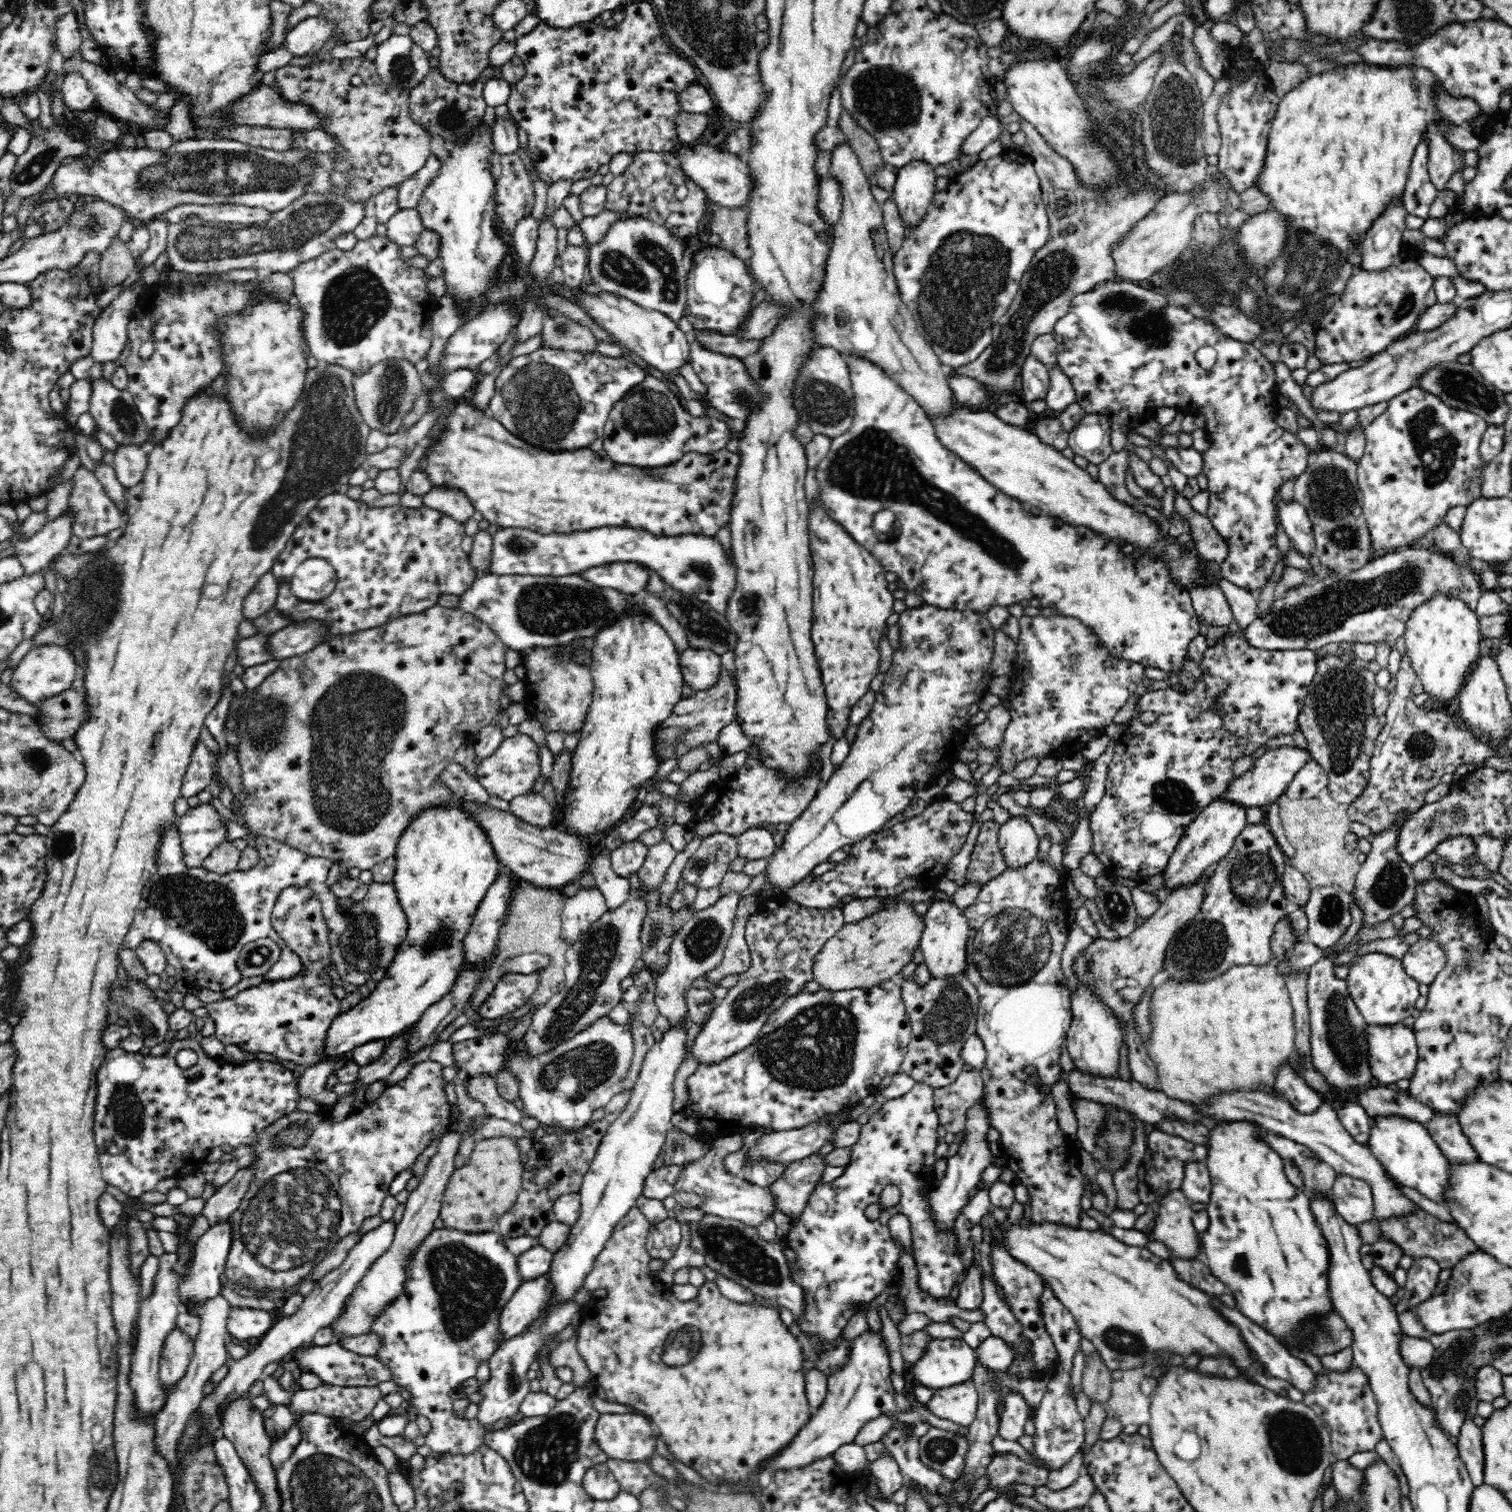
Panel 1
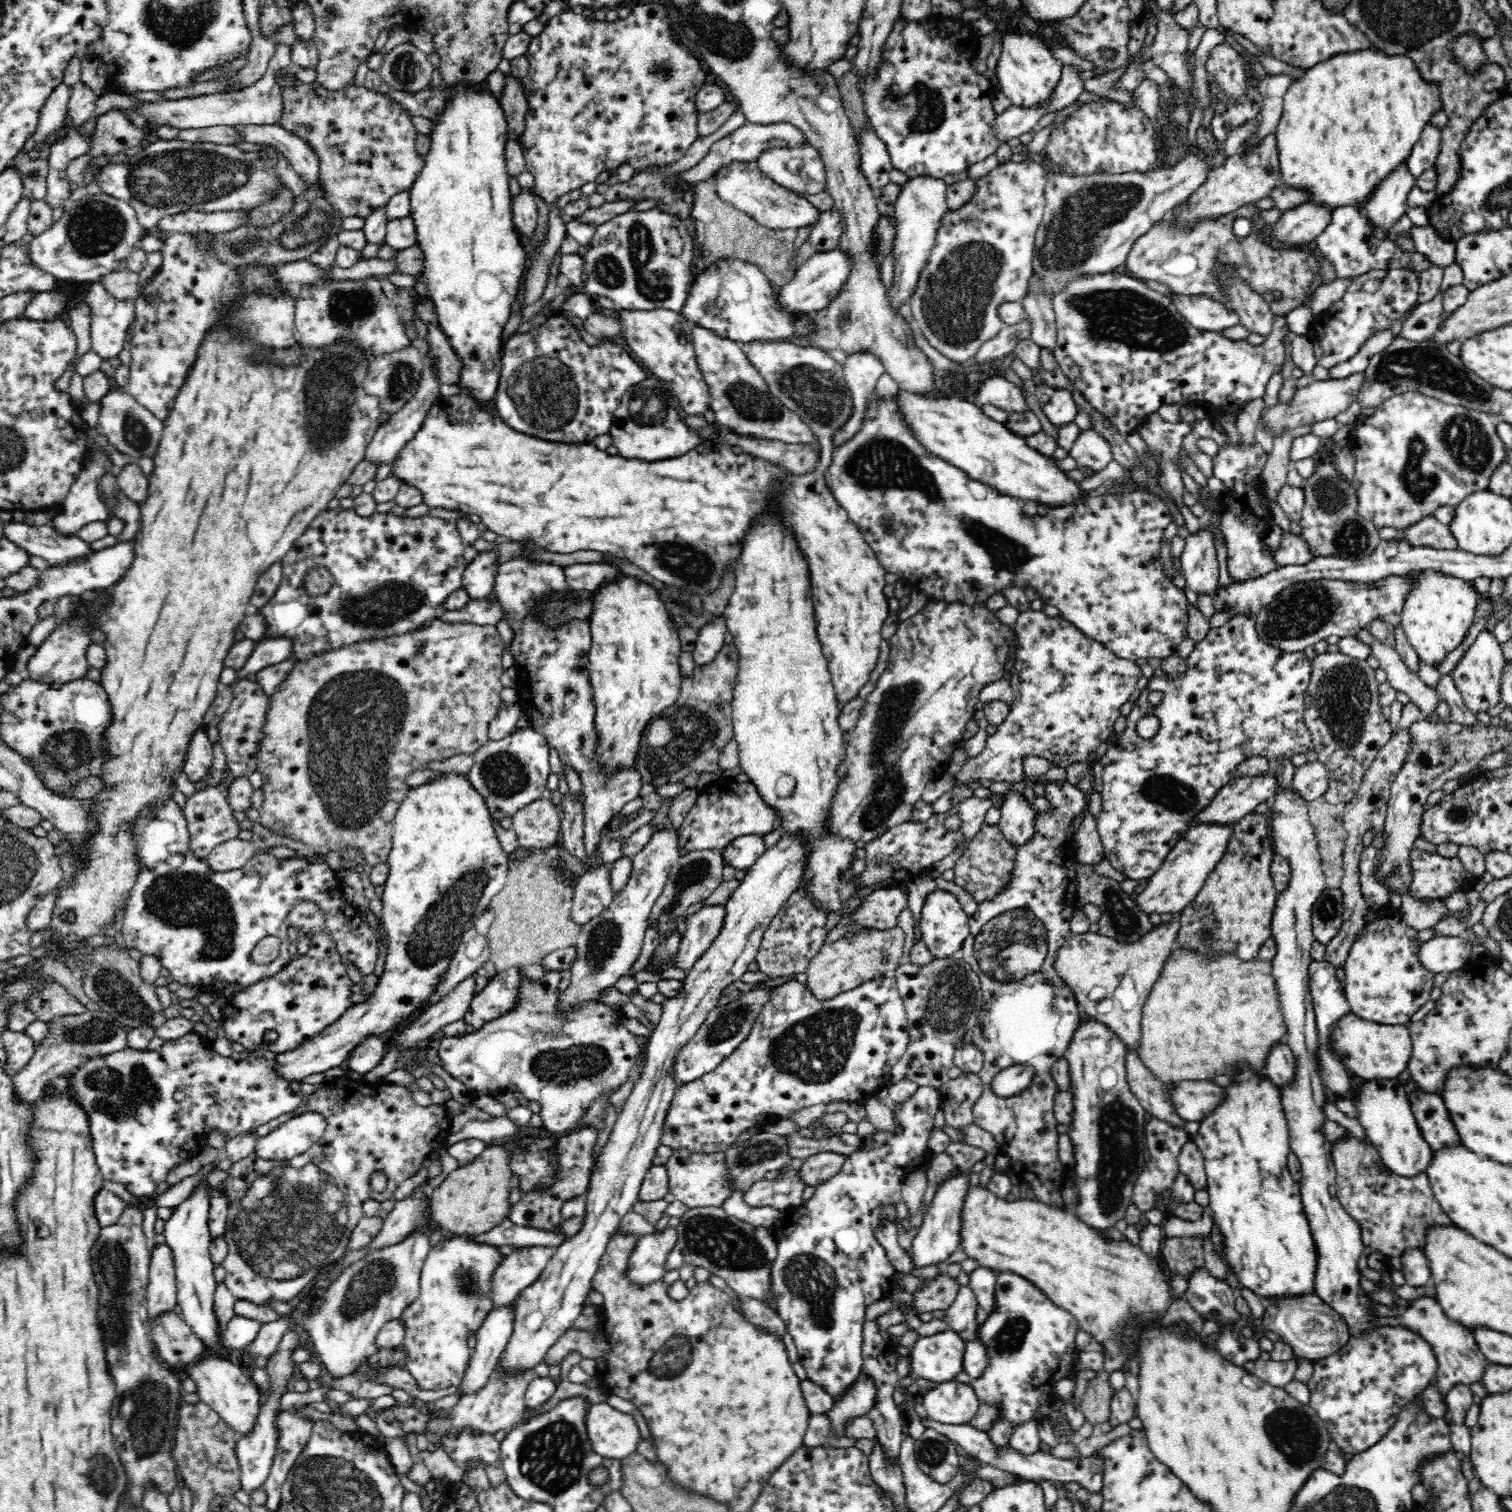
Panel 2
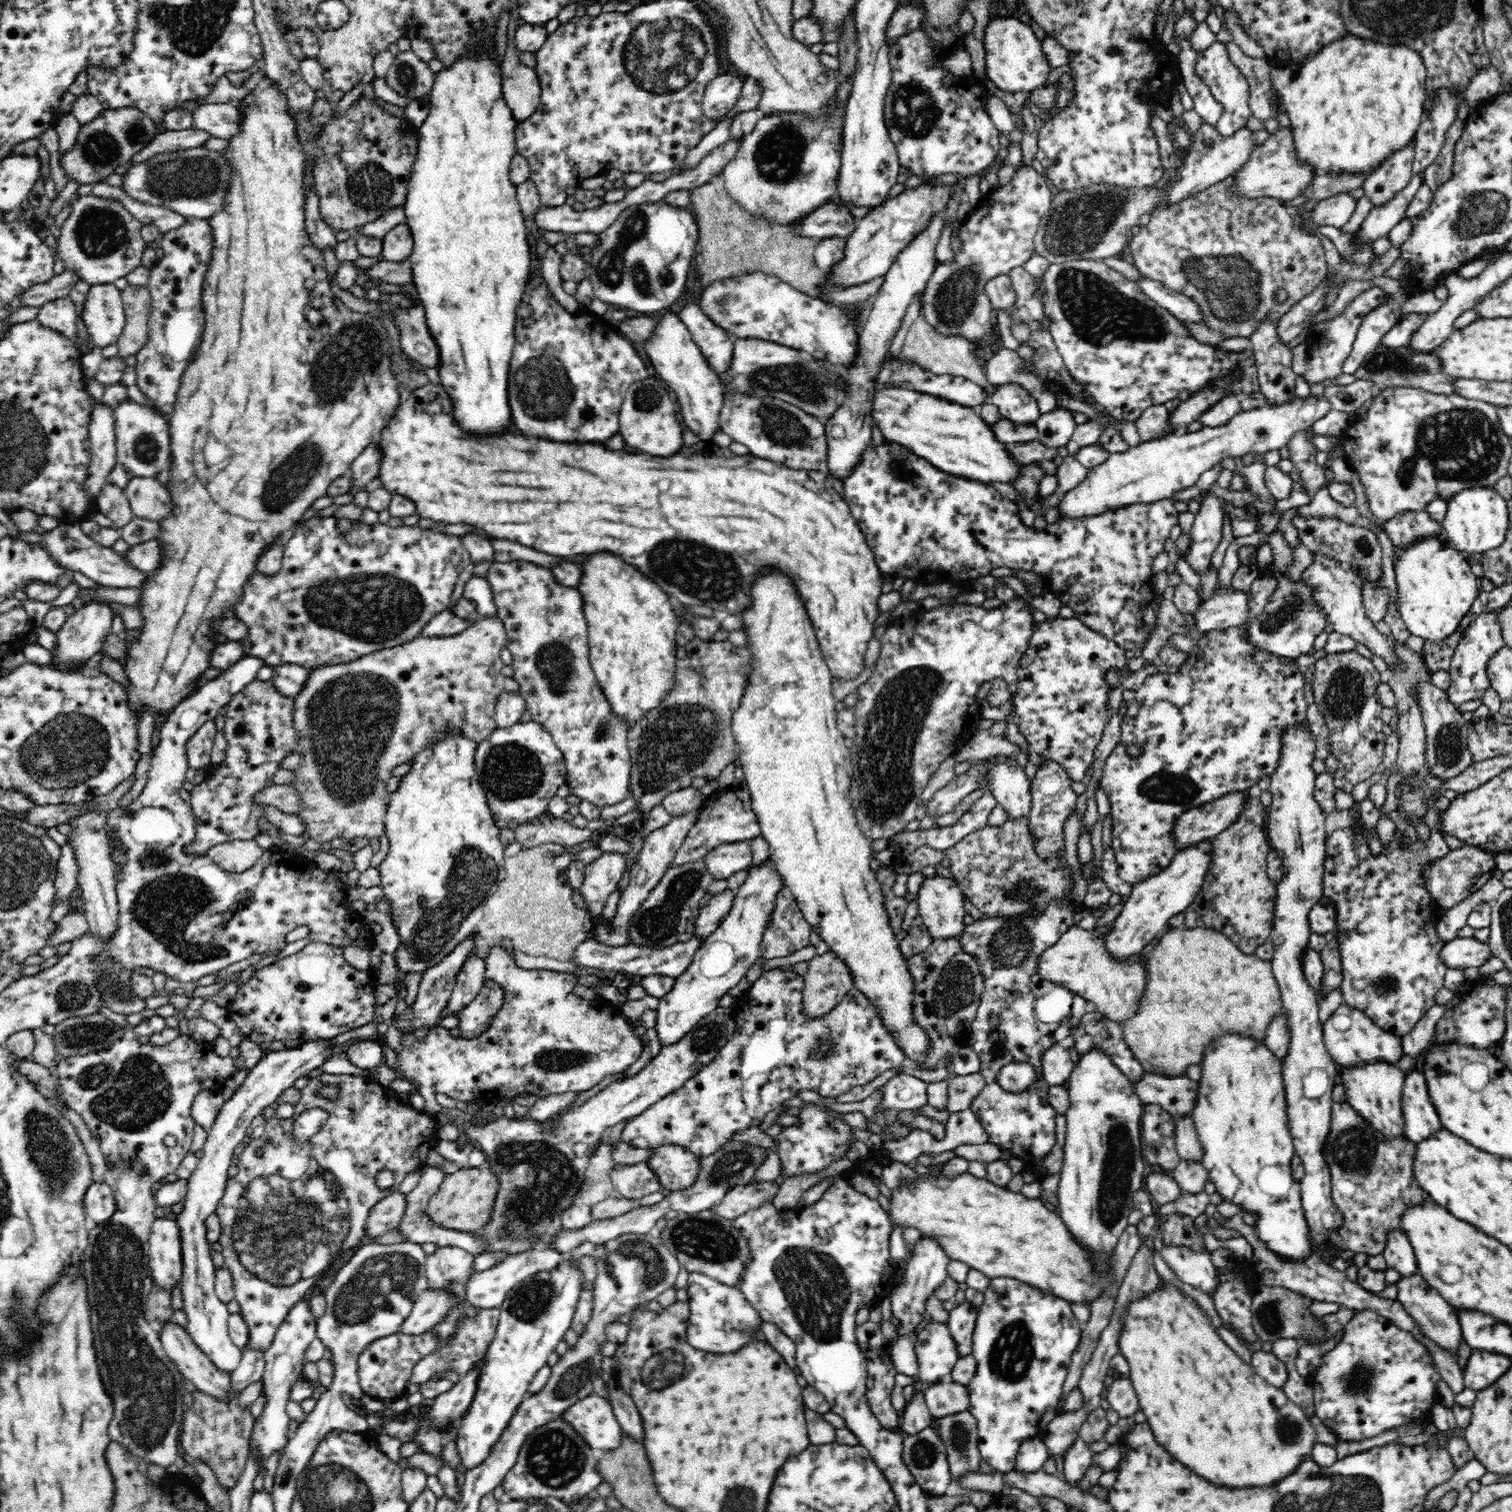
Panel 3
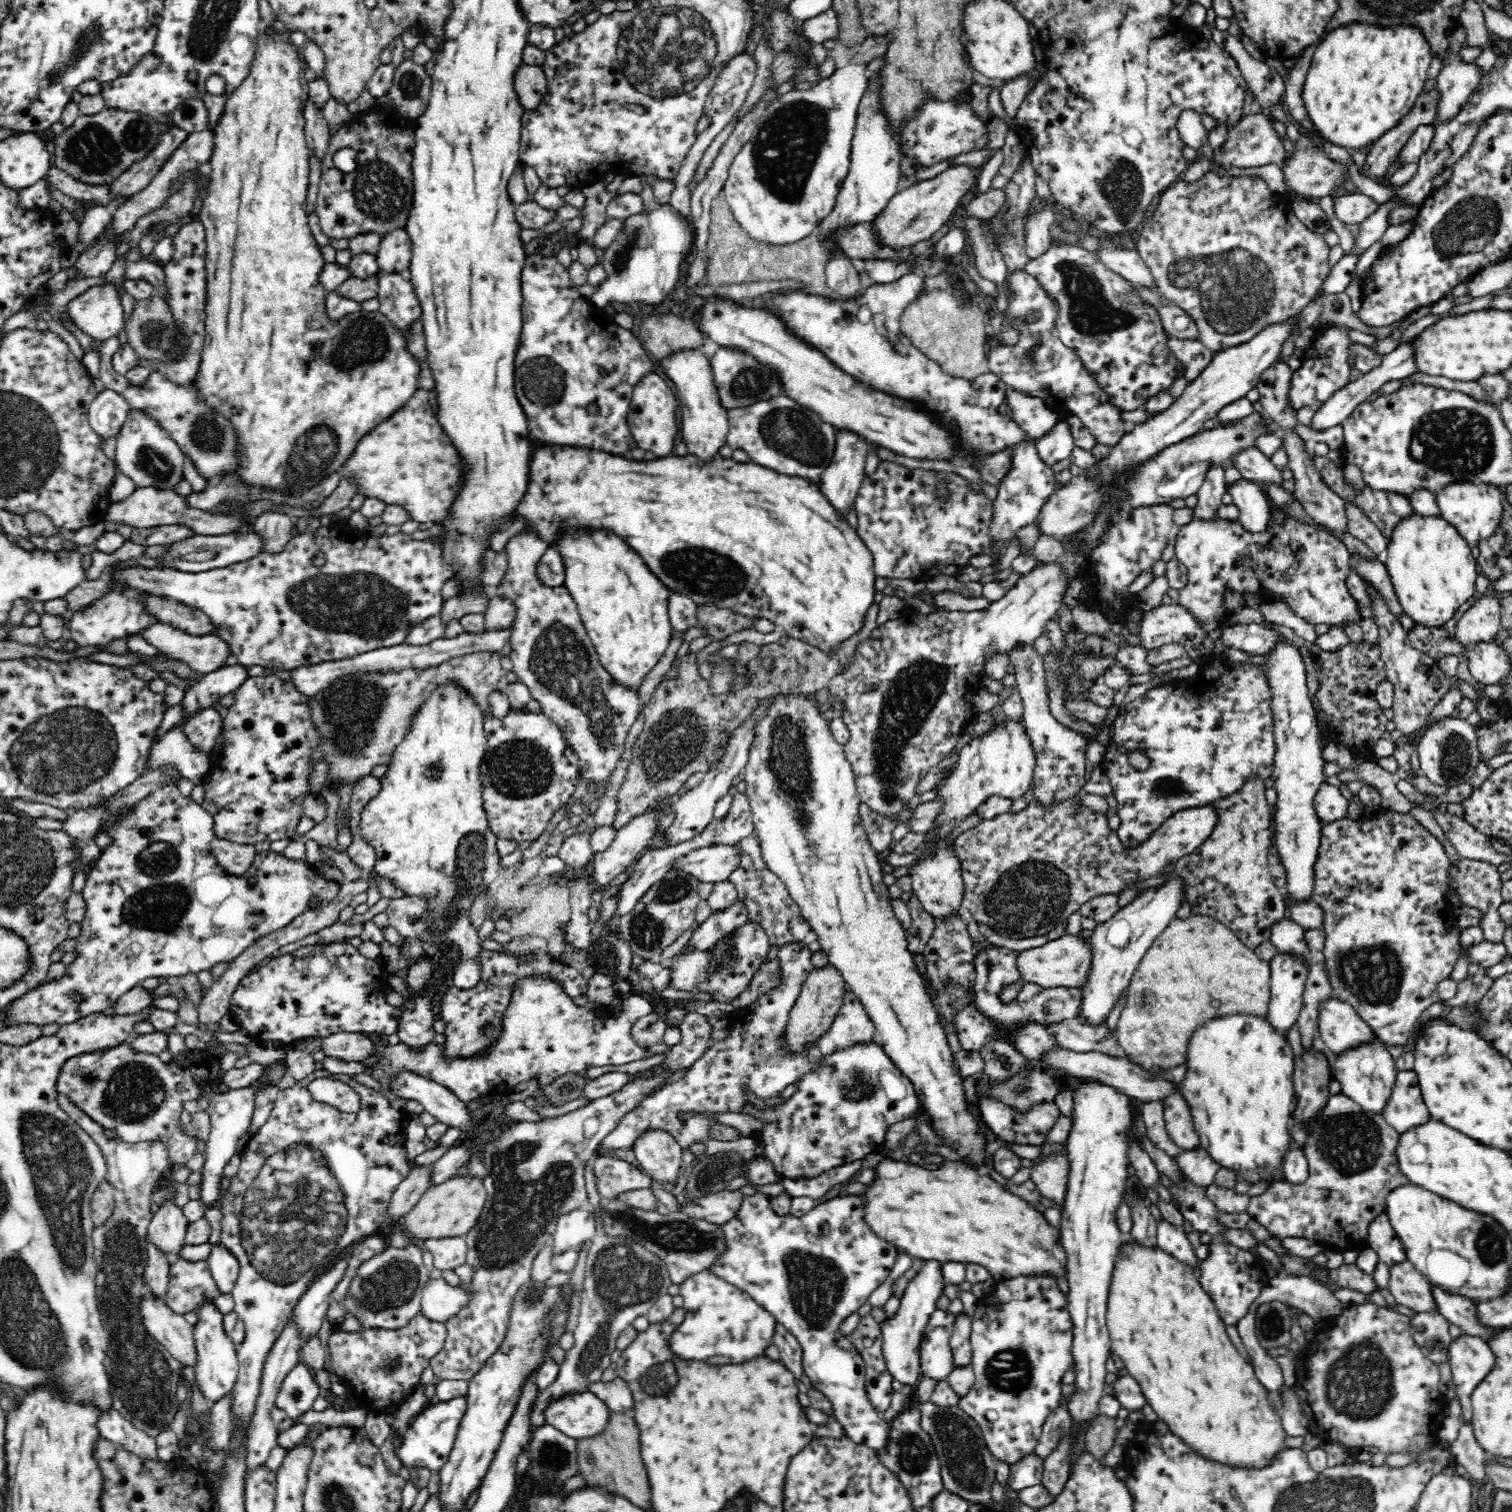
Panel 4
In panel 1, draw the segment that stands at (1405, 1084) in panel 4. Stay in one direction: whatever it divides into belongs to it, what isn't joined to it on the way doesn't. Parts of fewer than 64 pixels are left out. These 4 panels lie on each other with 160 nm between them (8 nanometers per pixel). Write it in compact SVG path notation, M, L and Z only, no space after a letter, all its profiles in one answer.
M1436 1112L1426 1127L1452 1166L1480 1161L1472 1143L1464 1134L1457 1115Z

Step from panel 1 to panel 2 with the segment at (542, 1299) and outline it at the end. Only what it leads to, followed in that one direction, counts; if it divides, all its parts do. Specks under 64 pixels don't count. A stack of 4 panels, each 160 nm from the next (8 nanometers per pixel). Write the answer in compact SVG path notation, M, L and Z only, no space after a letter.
M504 1304L494 1307L475 1332L476 1346L471 1351L468 1370L461 1383L463 1395L472 1395L488 1383L489 1375L512 1336L513 1321L513 1309Z

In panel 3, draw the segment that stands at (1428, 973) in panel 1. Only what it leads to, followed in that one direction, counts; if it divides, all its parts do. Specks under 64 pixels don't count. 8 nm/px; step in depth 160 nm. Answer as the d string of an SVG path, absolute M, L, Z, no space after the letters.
M1454 937L1449 940L1439 954L1448 970L1464 971L1469 967L1480 967L1493 955L1488 944L1474 937Z

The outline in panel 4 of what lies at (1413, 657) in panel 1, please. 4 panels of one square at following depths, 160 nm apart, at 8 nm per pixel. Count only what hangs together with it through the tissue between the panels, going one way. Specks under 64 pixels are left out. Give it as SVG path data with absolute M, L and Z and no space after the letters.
M1412 513L1401 518L1388 536L1384 565L1403 610L1414 622L1433 627L1446 623L1462 604L1472 598L1475 580L1480 573L1468 540L1440 514Z

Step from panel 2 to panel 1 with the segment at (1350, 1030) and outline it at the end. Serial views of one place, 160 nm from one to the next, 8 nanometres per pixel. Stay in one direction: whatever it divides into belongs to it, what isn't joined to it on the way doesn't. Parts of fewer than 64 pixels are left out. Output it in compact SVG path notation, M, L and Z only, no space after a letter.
M1402 1023L1390 1026L1369 1025L1365 1030L1365 1039L1369 1044L1369 1068L1376 1084L1385 1086L1412 1078L1419 1059L1417 1040L1412 1029Z

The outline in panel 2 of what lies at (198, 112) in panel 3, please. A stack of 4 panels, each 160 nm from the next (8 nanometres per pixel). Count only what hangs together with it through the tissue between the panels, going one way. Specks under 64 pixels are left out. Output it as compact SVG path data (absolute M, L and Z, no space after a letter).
M280 123L273 125L238 125L239 134L246 142L268 144L276 147L288 158L293 170L311 189L301 197L306 200L323 196L319 184L320 161L306 140L286 130Z

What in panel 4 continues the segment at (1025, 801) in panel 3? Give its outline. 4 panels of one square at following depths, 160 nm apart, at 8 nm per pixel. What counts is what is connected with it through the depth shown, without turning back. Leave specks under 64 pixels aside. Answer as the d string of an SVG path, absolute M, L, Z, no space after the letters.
M1006 718L990 732L977 733L976 738L964 744L953 758L952 766L937 768L944 778L935 786L939 811L922 844L927 846L928 852L908 867L914 895L936 920L958 914L965 891L962 861L956 853L955 840L948 842L948 836L952 836L956 826L960 826L968 816L974 815L987 798L1000 795L1015 801L1022 797L1033 782L1035 766L1036 751L1026 723Z

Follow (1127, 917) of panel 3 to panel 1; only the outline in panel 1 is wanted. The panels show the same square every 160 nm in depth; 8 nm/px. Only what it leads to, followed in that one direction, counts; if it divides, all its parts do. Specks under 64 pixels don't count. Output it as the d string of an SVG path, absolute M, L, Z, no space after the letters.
M1216 798L1215 801L1210 802L1187 826L1169 858L1168 866L1162 873L1170 891L1194 884L1204 872L1226 858L1235 838L1246 825L1246 808L1242 808L1240 804L1233 804L1224 798Z

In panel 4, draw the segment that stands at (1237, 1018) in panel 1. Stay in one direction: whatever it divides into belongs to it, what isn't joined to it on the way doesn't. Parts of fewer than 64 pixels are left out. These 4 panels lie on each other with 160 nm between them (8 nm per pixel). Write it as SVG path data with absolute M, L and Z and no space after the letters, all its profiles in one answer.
M1190 914L1188 918L1172 918L1164 932L1150 945L1131 978L1126 1006L1122 1008L1115 1030L1117 1042L1130 1062L1150 1073L1160 1074L1184 1064L1188 1041L1200 1022L1240 1010L1266 1015L1271 997L1269 984L1269 962L1258 959L1254 950L1247 947L1222 922L1210 915L1198 914Z

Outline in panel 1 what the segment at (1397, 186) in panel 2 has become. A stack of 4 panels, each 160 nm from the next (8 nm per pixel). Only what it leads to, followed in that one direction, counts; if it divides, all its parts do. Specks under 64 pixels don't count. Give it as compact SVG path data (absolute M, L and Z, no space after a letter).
M1403 199L1390 206L1368 229L1360 244L1360 267L1368 272L1380 272L1403 260L1402 235L1407 229Z

